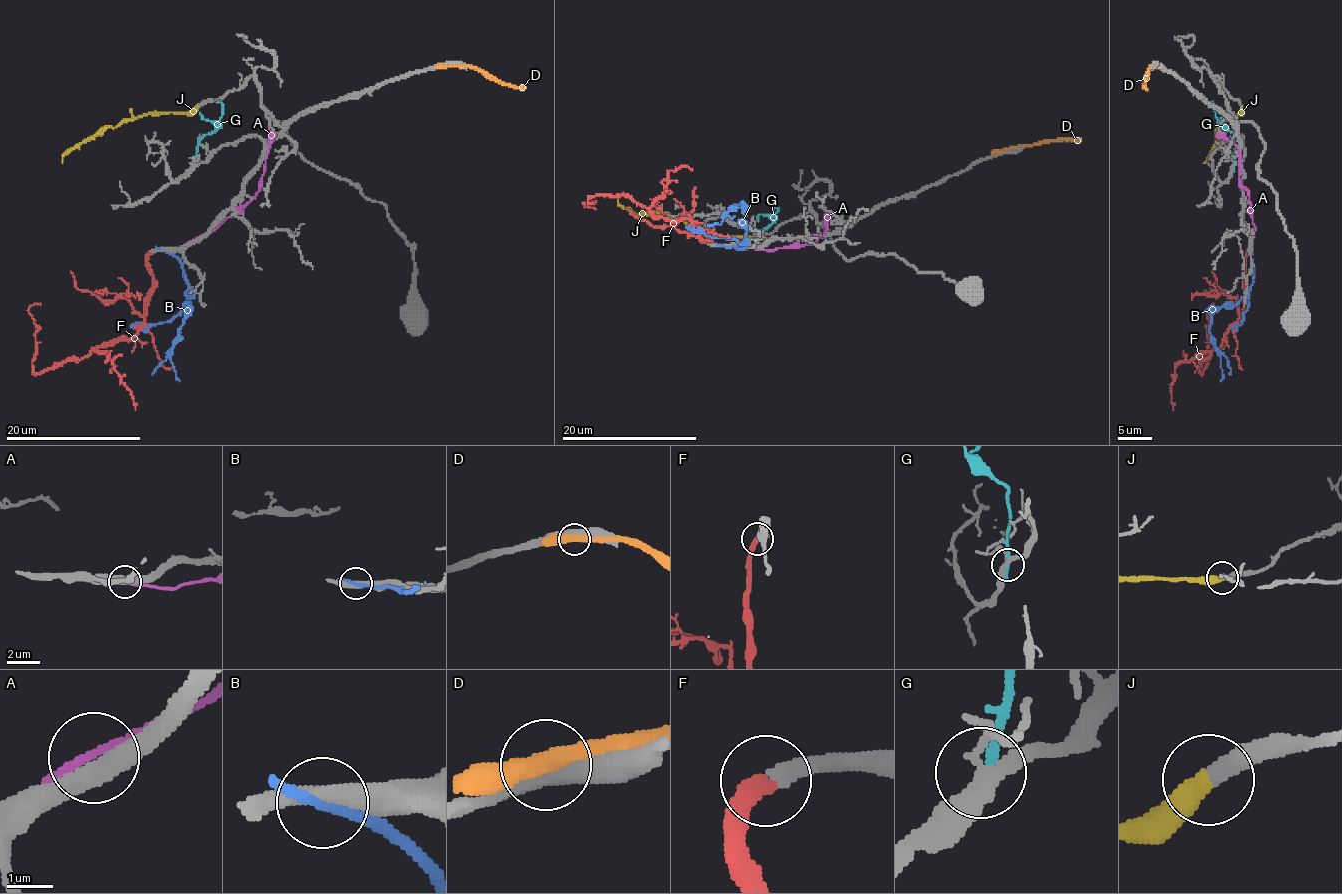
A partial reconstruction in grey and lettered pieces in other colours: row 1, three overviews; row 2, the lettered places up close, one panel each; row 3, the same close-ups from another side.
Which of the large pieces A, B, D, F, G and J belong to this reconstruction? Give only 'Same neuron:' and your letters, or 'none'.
Same neuron: F, J

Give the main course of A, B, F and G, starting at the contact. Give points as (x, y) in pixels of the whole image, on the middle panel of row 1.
A: (751, 248), (770, 249), (812, 244), (826, 227), (824, 214)
B: (719, 244), (743, 246), (746, 229), (745, 212), (734, 204), (719, 224), (707, 224)
F: (706, 243), (689, 219), (657, 217), (624, 195), (584, 202), (596, 209)
G: (748, 229), (765, 229), (777, 211), (777, 207), (772, 207)

